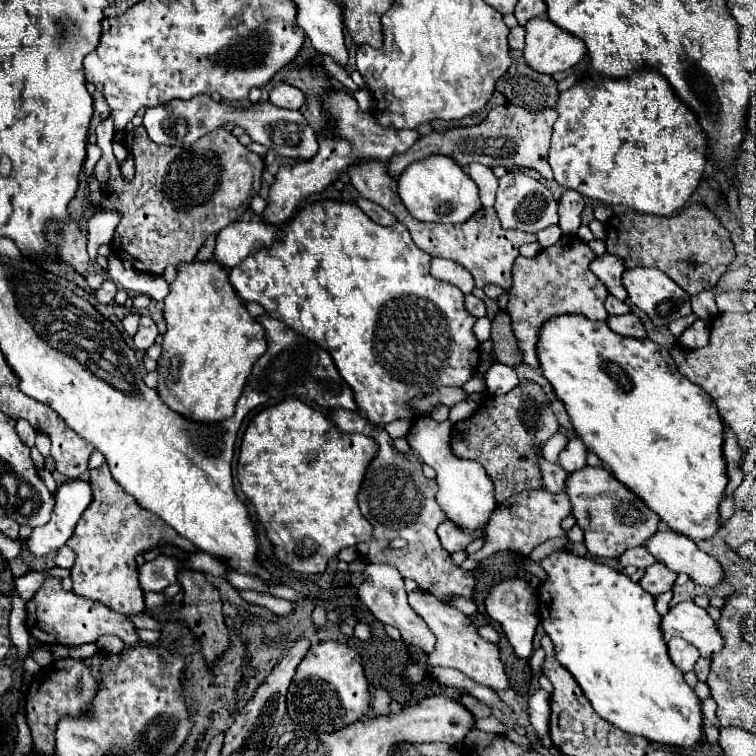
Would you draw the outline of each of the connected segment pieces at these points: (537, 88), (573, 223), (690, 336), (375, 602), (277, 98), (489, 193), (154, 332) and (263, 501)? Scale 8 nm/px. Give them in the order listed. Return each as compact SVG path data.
M512 50L512 64L506 70L506 74L496 82L496 90L502 92L510 104L518 104L518 106L526 106L528 110L540 110L546 106L556 106L558 102L558 90L556 90L556 80L552 76L534 72L526 60L522 58L522 52Z
M566 190L560 198L558 214L560 214L560 230L562 234L576 234L580 226L580 212L584 208L584 198L576 190Z
M696 320L678 340L682 348L702 348L710 342L710 320Z
M368 564L364 570L364 584L358 588L358 596L362 598L362 602L368 606L368 610L382 622L382 624L392 624L400 630L406 646L414 644L420 646L426 654L430 650L434 650L434 634L428 630L426 622L410 608L408 600L406 600L406 590L404 590L404 580L398 574L398 570L394 570L392 566L386 564Z
M278 84L270 90L270 102L280 108L300 108L306 104L306 94L290 84Z
M470 164L468 174L480 188L482 204L484 206L494 206L496 188L498 188L498 178L494 176L494 172L488 166L482 166L482 164Z
M142 316L142 318L140 318L138 332L136 332L136 336L134 336L136 348L138 348L138 350L148 350L148 348L154 344L156 336L158 336L158 328L156 328L154 320L152 320L150 316Z
M294 398L270 406L254 416L240 446L238 480L242 492L254 504L256 518L266 528L280 562L304 574L324 572L328 560L334 558L342 548L368 542L372 538L374 528L358 508L358 492L366 468L376 454L378 442L374 442L374 438L340 432L322 412L316 412Z

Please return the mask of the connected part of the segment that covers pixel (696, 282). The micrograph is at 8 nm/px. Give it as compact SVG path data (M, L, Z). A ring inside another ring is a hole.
M690 204L678 216L648 216L640 212L614 214L606 224L606 248L610 254L620 256L626 268L652 266L666 272L682 290L698 294L716 286L718 278L734 260L734 246L728 230L718 218L700 204Z

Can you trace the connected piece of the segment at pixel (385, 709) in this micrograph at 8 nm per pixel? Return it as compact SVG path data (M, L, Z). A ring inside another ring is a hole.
M376 688L376 694L374 694L374 702L372 702L372 708L376 714L380 716L386 716L390 714L390 696L386 694L386 690L382 688Z

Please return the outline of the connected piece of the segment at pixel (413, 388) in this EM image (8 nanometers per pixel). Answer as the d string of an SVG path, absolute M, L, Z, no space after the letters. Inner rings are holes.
M320 200L320 202L312 202L308 206L304 206L284 228L282 232L278 232L278 240L274 242L274 246L260 250L252 256L248 256L244 262L240 262L240 266L230 268L230 282L234 286L234 290L238 292L238 296L246 302L258 302L260 306L264 306L264 310L272 316L278 318L282 322L286 322L292 330L296 330L298 334L310 338L312 342L316 342L318 346L322 346L324 350L330 352L340 376L346 380L346 384L352 388L354 392L354 400L358 404L358 408L366 414L366 418L378 426L382 424L390 424L398 418L404 420L416 420L418 414L412 408L412 400L418 396L428 396L432 394L436 388L434 384L464 384L468 382L474 372L476 366L480 362L480 342L474 336L474 324L476 318L466 310L464 306L464 294L442 280L436 280L430 276L430 254L426 254L424 250L420 250L404 224L394 224L394 226L380 226L376 222L372 222L358 206L354 204L346 204L346 202L336 202L336 200Z

